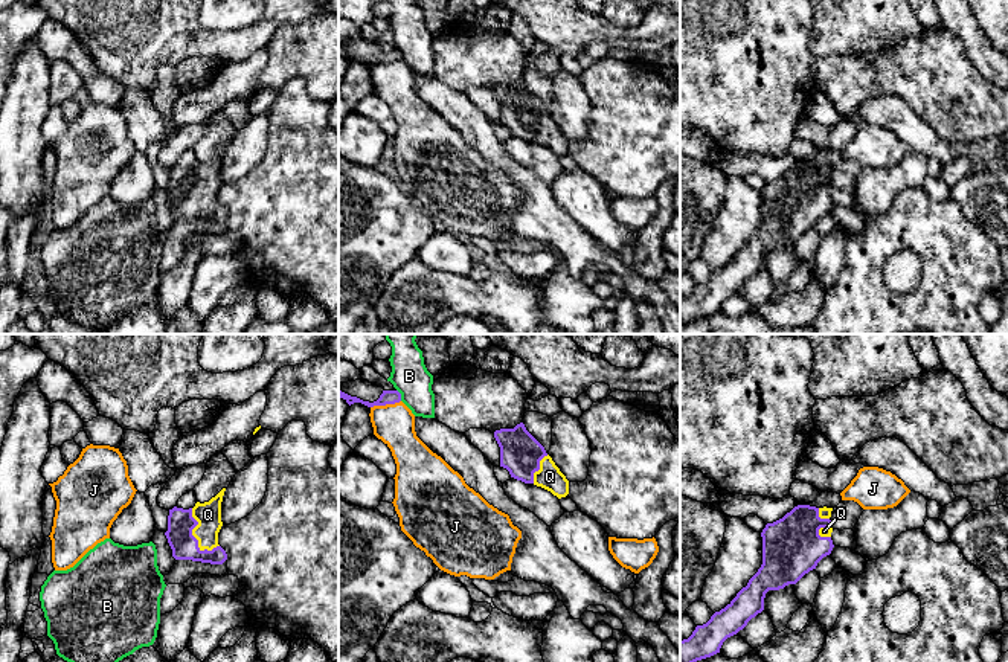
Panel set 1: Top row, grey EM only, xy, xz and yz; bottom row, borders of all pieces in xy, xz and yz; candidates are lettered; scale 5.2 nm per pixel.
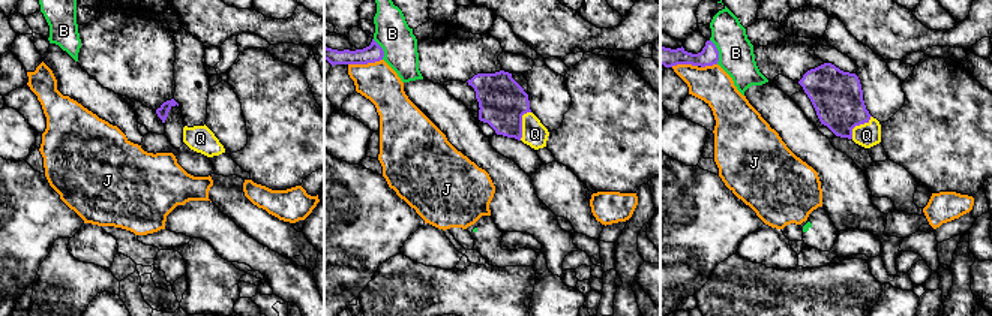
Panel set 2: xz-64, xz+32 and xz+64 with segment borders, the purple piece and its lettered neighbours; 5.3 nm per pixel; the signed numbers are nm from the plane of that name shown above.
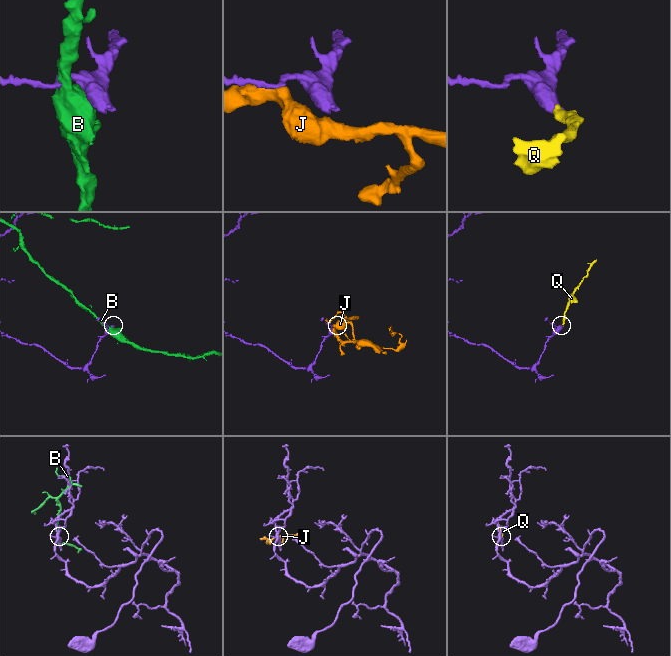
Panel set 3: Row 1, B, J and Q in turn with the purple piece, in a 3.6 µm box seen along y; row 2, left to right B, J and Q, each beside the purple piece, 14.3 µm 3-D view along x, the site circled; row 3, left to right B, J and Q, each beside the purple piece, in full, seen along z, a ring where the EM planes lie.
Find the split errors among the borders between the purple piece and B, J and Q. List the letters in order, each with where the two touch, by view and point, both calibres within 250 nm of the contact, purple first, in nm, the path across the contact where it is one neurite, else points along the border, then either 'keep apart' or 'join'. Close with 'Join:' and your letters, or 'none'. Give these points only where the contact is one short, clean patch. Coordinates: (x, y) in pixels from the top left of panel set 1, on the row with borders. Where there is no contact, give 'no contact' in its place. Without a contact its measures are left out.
B: contact xz (400, 395); calibres 80 and 200 nm; keep apart
J: contact xz (385, 404); calibres 80 and 220 nm; border xz (400, 400), (371, 408); keep apart
Q: contact xy (191, 534); calibres 140 and 140 nm; way xy (185, 546), (191, 534), (208, 514); join
Join: Q

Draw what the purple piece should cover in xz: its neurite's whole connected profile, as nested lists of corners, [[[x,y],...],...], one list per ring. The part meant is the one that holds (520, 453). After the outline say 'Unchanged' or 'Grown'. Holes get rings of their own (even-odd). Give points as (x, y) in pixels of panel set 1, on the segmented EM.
[[[523,423],[514,429],[496,430],[494,438],[500,447],[500,467],[506,468],[511,477],[541,487],[558,499],[569,494],[569,480],[546,453],[544,447],[526,430]]]. Grown

